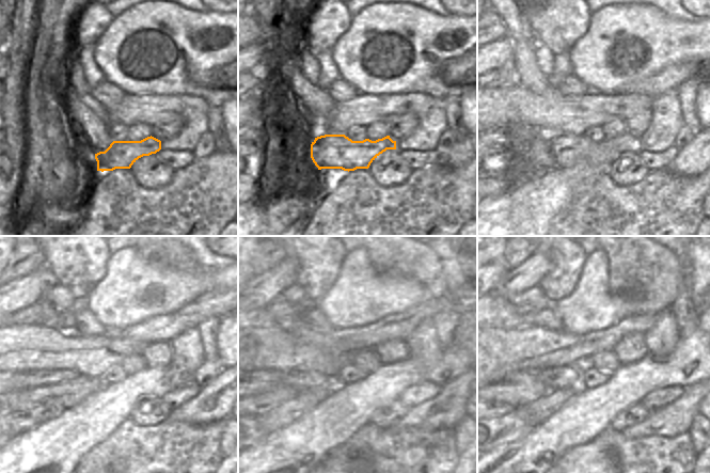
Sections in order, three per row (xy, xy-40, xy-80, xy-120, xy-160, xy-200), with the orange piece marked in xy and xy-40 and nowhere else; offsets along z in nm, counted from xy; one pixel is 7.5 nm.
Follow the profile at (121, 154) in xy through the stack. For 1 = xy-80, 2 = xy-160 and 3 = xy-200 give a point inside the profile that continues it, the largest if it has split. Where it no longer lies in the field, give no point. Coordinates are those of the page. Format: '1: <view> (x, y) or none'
1: xy-80 (565, 151)
2: xy-160 (284, 392)
3: xy-200 (499, 408)

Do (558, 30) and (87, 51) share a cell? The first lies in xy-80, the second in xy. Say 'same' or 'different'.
different

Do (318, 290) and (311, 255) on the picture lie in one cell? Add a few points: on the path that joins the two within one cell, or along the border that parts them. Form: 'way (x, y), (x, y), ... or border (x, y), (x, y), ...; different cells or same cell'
way (318, 282), (318, 264); same cell

